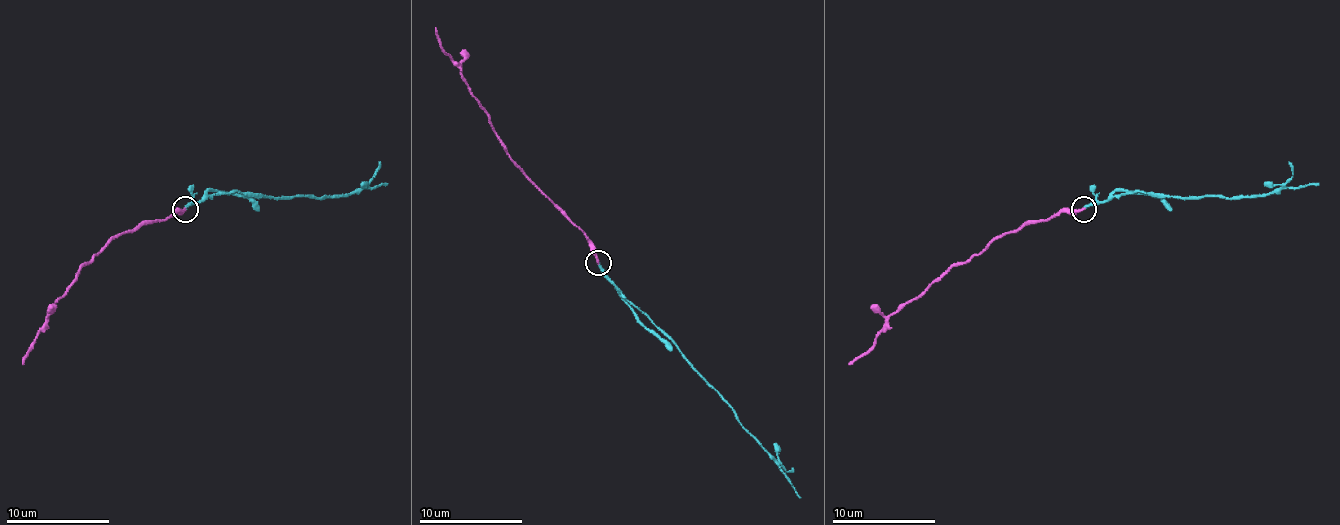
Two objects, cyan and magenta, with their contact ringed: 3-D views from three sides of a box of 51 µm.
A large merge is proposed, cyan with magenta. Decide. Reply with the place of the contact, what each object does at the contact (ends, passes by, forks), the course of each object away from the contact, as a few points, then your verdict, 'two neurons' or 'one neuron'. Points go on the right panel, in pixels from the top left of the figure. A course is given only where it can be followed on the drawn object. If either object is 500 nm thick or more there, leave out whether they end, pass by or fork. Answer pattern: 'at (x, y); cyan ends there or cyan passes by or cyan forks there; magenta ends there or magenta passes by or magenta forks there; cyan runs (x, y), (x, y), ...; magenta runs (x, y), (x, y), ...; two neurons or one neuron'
at (1084, 209); cyan ends there; magenta ends there; cyan runs (1084, 210), (1136, 192), (1172, 197), (1265, 197), (1319, 184); magenta runs (1084, 210), (1058, 210), (1048, 220), (1027, 220), (994, 238), (896, 310), (849, 364); two neurons

